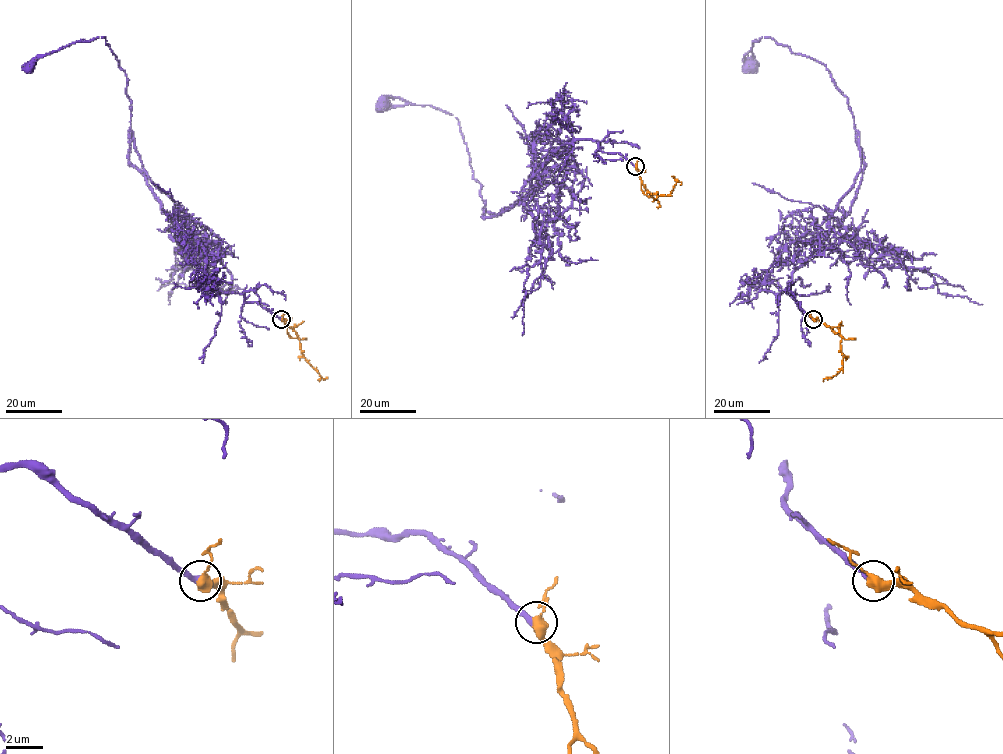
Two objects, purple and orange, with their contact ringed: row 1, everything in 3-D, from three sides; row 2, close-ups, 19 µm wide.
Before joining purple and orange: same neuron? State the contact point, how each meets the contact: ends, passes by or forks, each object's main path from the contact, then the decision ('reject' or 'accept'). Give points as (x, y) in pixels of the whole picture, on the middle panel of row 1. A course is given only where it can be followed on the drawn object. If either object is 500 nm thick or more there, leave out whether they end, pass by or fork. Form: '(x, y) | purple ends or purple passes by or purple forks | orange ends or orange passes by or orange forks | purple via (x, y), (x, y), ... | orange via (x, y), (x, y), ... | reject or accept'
(635, 166) | purple ends | orange passes by | purple via (635, 166), (576, 139), (545, 162), (516, 204), (482, 216), (456, 117), (384, 103) | orange via (636, 166), (645, 189), (657, 196), (668, 195), (676, 183), (672, 176) | accept

